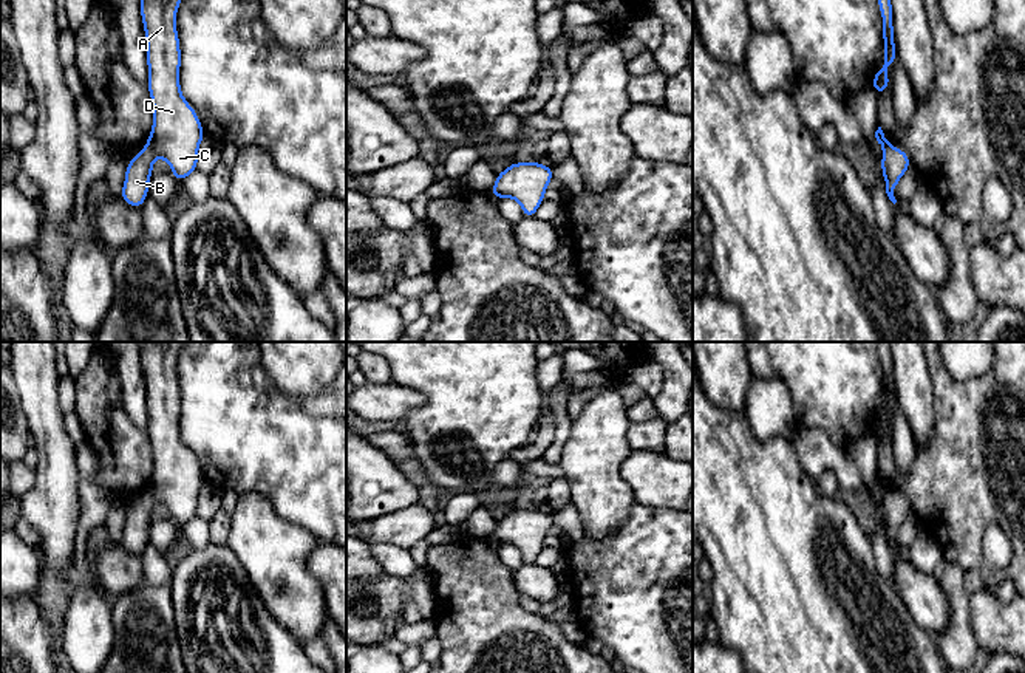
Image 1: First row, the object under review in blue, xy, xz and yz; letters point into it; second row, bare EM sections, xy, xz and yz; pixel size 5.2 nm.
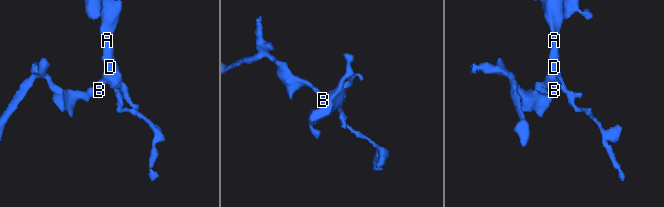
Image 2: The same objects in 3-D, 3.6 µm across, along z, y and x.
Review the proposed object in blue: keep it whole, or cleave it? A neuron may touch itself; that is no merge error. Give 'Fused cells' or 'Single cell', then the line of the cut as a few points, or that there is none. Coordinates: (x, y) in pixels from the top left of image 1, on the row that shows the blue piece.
Fused cells. Split along xy (146, 147), (153, 157)

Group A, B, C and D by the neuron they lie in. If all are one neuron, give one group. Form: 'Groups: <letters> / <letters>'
Groups: A C D / B

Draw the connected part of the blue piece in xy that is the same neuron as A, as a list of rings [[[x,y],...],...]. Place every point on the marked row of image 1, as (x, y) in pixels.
[[[141,0],[141,19],[147,37],[147,87],[153,105],[153,125],[145,149],[153,158],[169,162],[178,183],[198,169],[198,149],[206,136],[198,113],[184,99],[179,85],[181,46],[176,29],[179,3],[181,0]]]

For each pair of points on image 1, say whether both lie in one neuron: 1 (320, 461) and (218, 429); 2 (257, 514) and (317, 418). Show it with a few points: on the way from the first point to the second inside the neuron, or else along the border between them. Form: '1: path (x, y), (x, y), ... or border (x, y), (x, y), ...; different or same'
1: path (296, 454), (254, 440), (243, 430); same
2: border (240, 494), (262, 494), (280, 515), (294, 523); different

